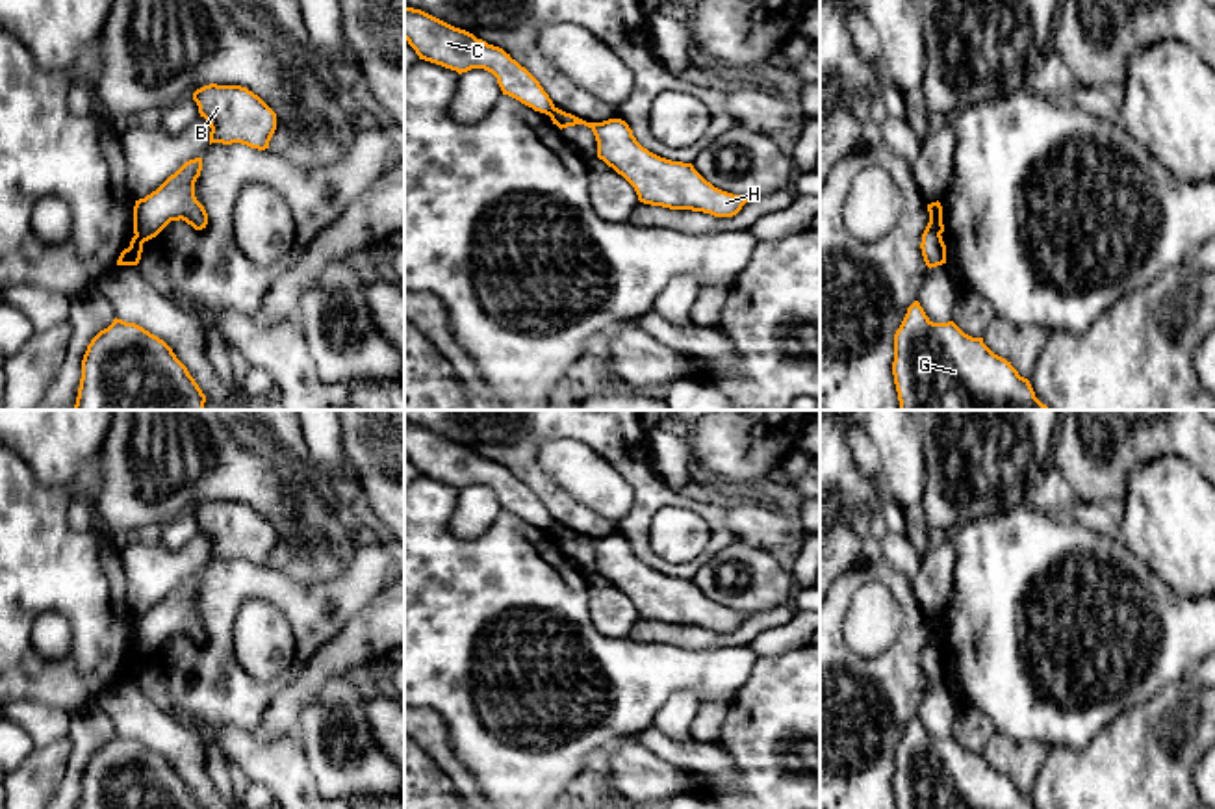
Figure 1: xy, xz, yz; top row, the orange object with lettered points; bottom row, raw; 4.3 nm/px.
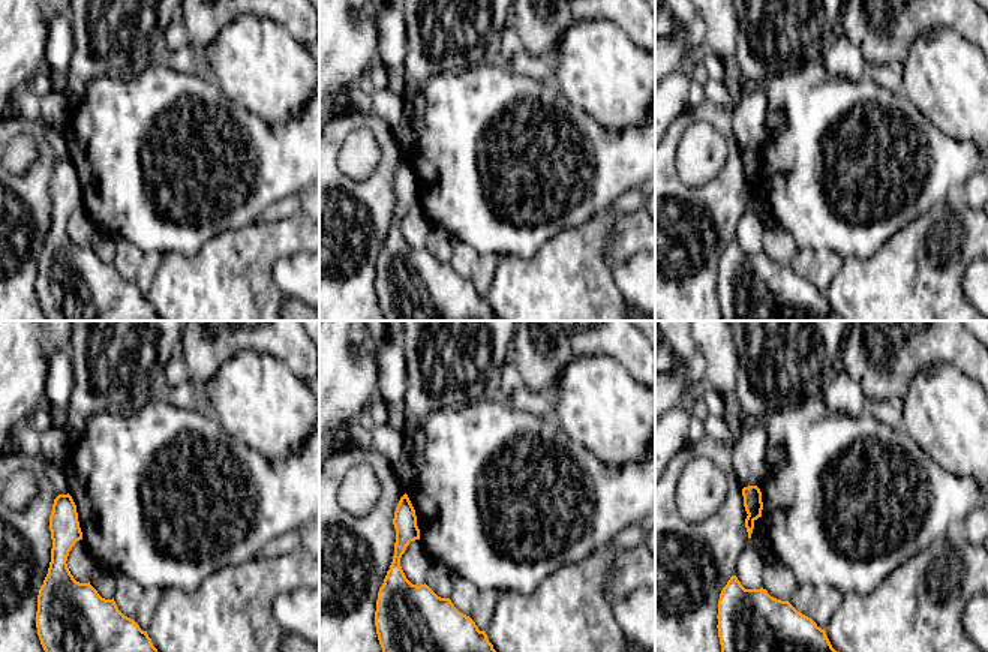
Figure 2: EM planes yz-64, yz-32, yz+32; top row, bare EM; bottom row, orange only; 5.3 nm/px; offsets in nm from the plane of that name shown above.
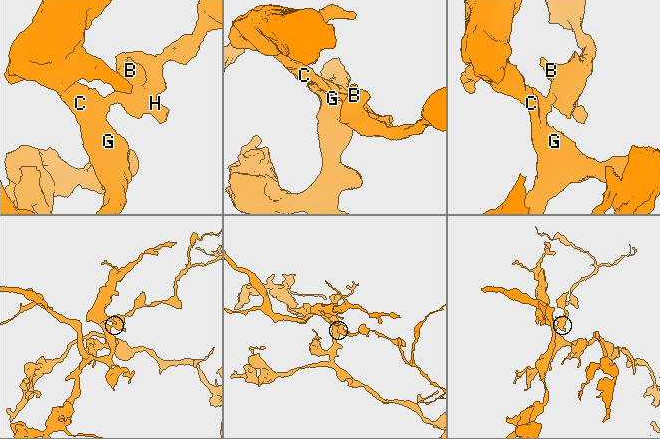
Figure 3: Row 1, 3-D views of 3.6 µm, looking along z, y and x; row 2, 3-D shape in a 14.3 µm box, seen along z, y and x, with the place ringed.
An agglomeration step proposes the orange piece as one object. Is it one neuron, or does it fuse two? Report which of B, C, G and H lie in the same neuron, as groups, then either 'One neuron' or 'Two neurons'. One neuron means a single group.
Groups: B H / C G. Two neurons

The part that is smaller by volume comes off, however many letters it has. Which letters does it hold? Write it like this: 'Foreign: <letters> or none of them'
Foreign: B, H

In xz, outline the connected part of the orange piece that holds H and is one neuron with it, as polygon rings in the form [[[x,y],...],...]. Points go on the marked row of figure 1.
[[[558,108],[549,117],[560,130],[575,124],[588,126],[597,141],[597,158],[621,174],[644,204],[733,217],[748,202],[742,195],[714,187],[692,163],[671,161],[649,152],[621,119],[586,122]]]

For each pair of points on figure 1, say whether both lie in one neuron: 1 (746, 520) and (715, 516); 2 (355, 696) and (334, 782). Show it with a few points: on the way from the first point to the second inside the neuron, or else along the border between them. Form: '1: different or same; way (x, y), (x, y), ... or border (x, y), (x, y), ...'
1: different; border (726, 509), (726, 524), (739, 537)
2: same; way (336, 717), (336, 761)

